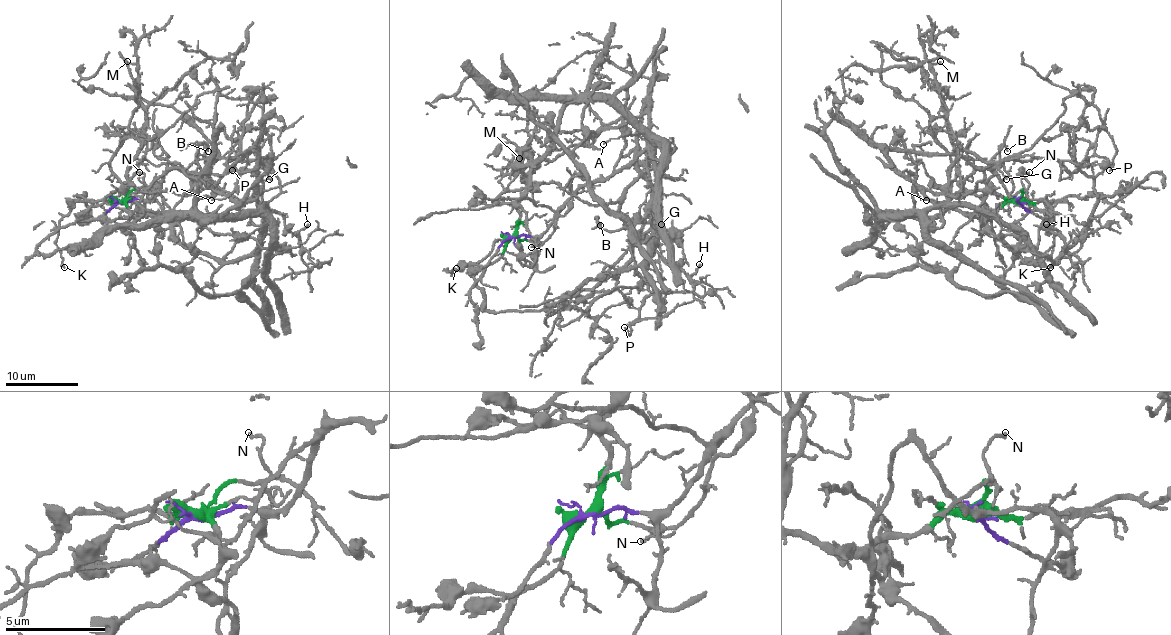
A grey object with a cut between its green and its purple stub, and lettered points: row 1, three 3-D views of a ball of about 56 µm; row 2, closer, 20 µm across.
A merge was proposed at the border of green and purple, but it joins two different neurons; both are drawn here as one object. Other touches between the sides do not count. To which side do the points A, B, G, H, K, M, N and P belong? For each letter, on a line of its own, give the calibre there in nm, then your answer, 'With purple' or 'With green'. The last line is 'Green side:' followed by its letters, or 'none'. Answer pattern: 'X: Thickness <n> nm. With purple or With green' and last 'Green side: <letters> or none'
A: Thickness 100 nm. With purple
B: Thickness 130 nm. With purple
G: Thickness 100 nm. With purple
H: Thickness 150 nm. With purple
K: Thickness 170 nm. With green
M: Thickness 110 nm. With green
N: Thickness 140 nm. With green
P: Thickness 150 nm. With purple
Green side: K, M, N

